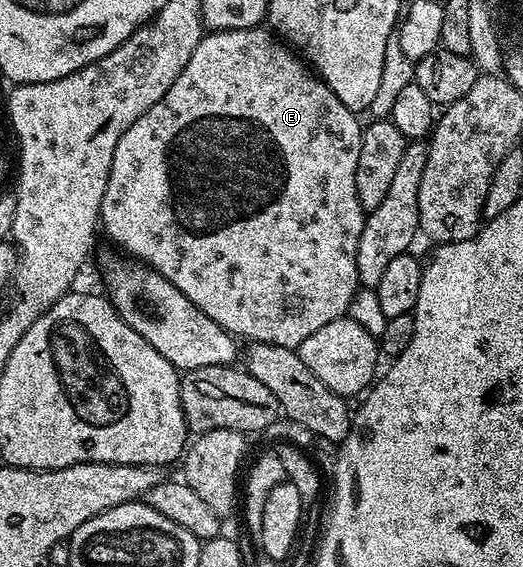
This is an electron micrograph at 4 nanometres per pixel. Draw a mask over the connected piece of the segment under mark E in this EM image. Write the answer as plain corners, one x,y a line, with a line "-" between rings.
268,27
240,28
230,32
210,31
208,34
202,35
199,46
195,46
195,54
191,54
187,66
183,66
183,74
179,74
179,78
175,78
175,82
171,82
171,90
167,90
167,94
163,94
163,98
159,98
159,102
155,102
155,106
151,106
151,110
147,110
147,114
139,117
125,131
123,138
119,138
119,146
115,146
115,158
111,158
111,174
101,203
100,227
103,229
104,235
105,232
109,235
111,243
118,244
122,248
118,249
126,257
148,264
156,272
163,274
163,278
167,278
167,282
171,282
180,292
187,294
187,298
191,298
191,302
195,302
195,306
199,306
199,310
203,310
203,314
207,314
207,318
219,322
219,326
223,326
233,333
234,337
240,338
242,341
245,339
245,342
269,343
279,347
297,349
308,336
315,334
315,330
327,326
327,322
335,322
335,318
346,315
348,307
351,306
351,300
355,298
359,289
359,270
356,266
355,254
359,246
359,234
363,234
367,213
361,207
359,194
355,194
355,170
359,166
359,146
363,131
362,121
357,120
360,120
358,113
343,106
343,102
339,102
339,98
335,98
332,90
309,67
308,63
290,45
278,39

